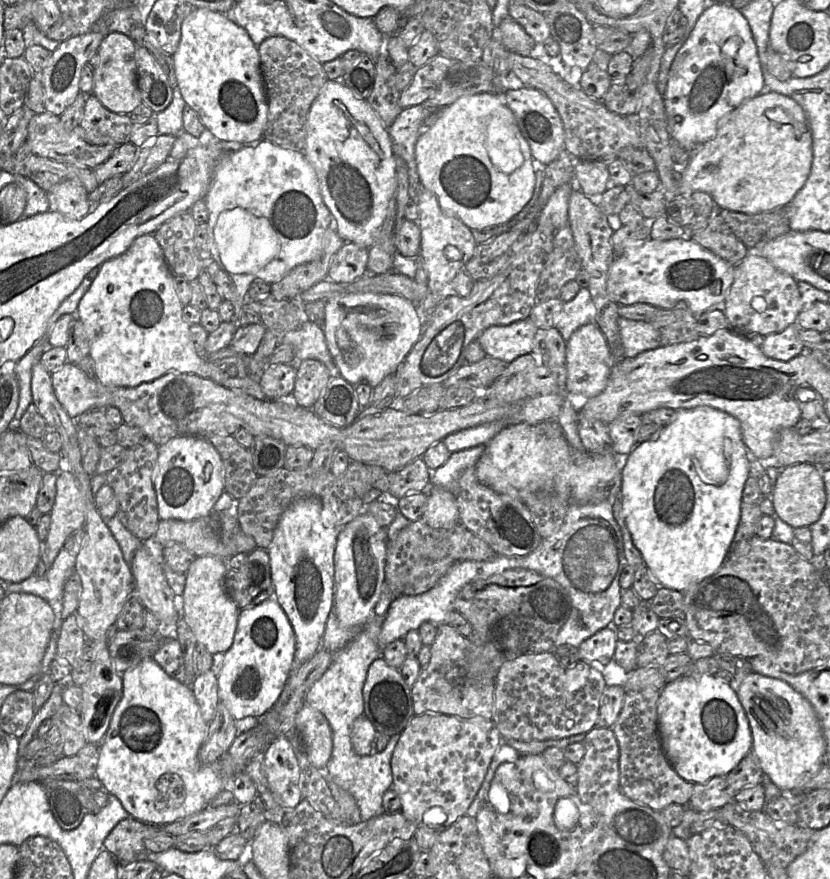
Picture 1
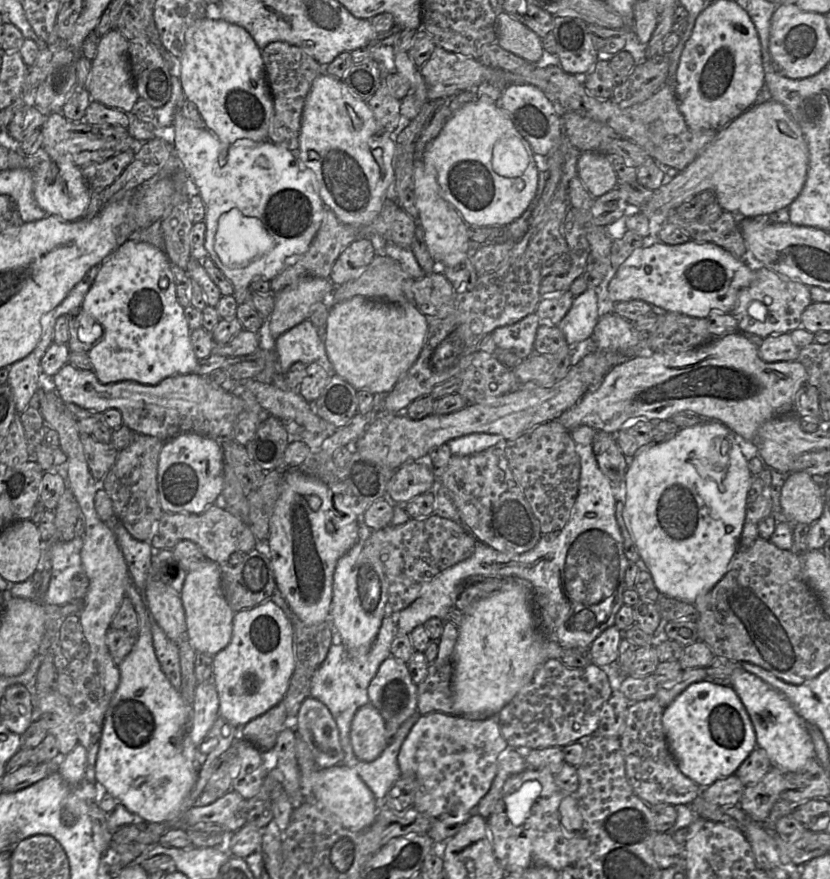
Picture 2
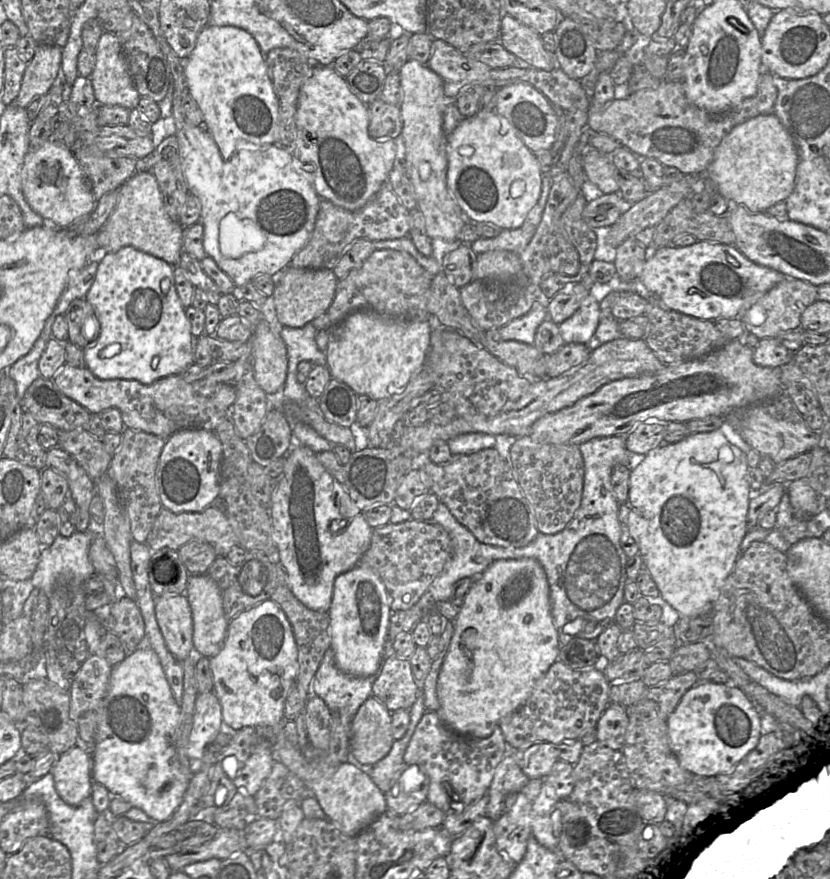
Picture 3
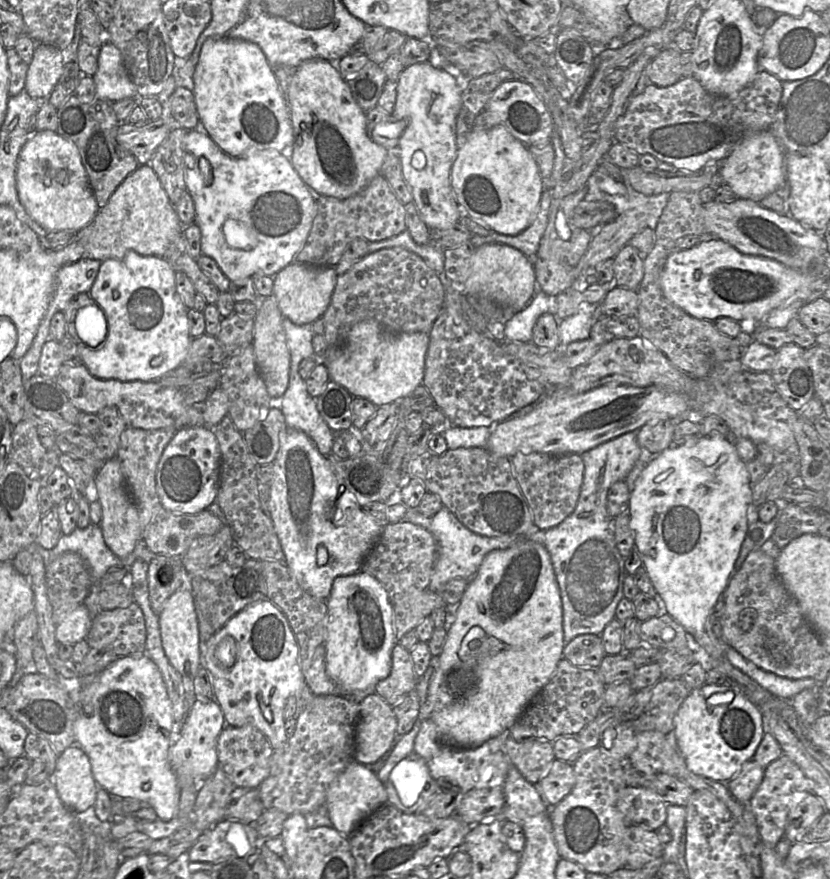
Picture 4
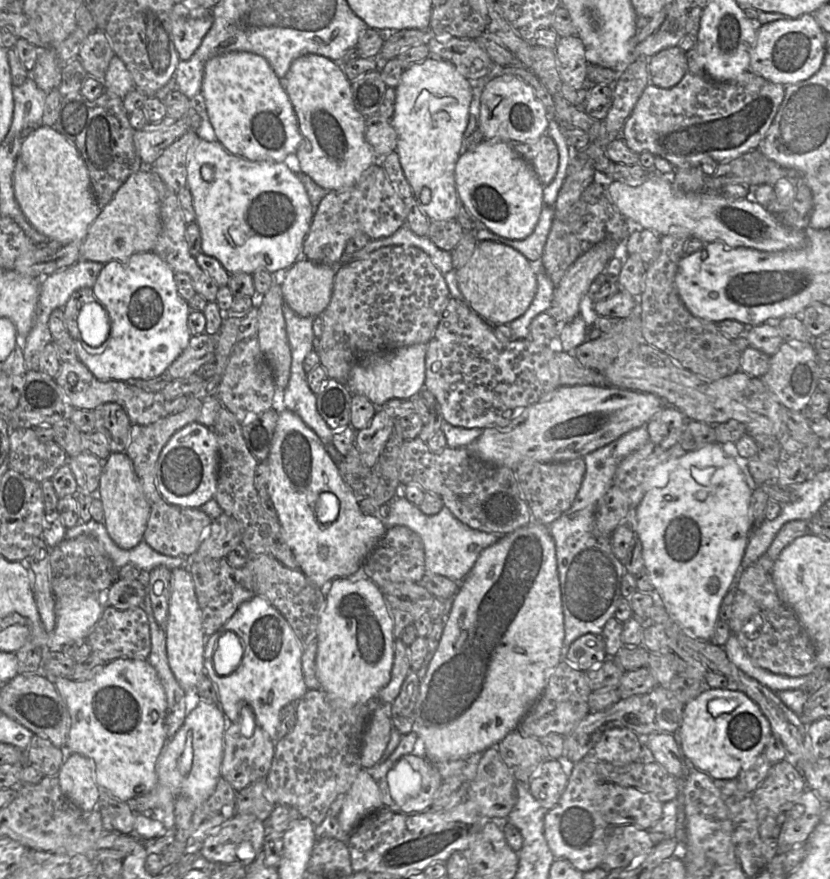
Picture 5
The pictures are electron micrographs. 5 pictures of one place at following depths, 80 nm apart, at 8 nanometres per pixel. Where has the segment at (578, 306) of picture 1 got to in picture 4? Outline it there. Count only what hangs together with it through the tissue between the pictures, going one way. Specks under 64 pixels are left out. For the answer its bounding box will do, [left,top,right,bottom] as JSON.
[559,301,598,347]

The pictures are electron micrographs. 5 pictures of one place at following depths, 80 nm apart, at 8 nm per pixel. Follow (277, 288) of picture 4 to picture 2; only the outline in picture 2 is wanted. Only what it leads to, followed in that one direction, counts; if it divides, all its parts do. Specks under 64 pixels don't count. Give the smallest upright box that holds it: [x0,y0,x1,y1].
[269,278,335,340]

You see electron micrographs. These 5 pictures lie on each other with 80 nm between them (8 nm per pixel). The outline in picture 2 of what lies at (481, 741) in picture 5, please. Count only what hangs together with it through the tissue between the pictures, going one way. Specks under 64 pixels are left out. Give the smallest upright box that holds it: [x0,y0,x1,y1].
[452,578,563,720]

